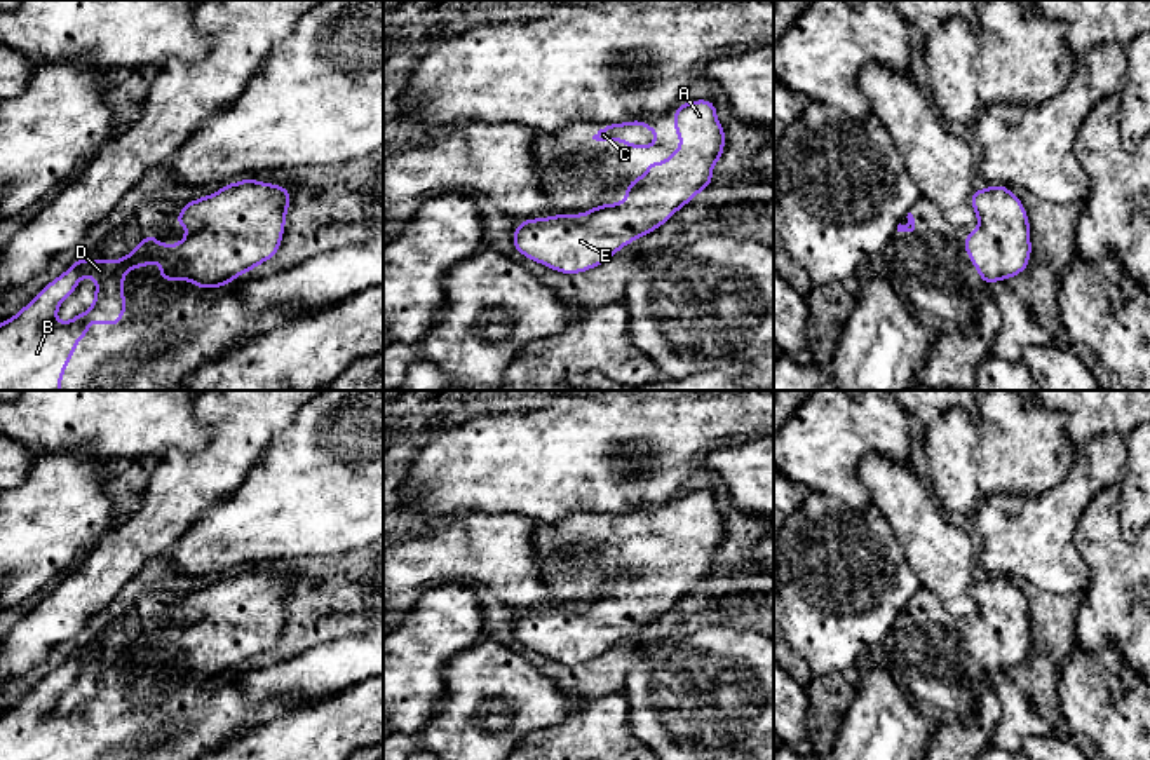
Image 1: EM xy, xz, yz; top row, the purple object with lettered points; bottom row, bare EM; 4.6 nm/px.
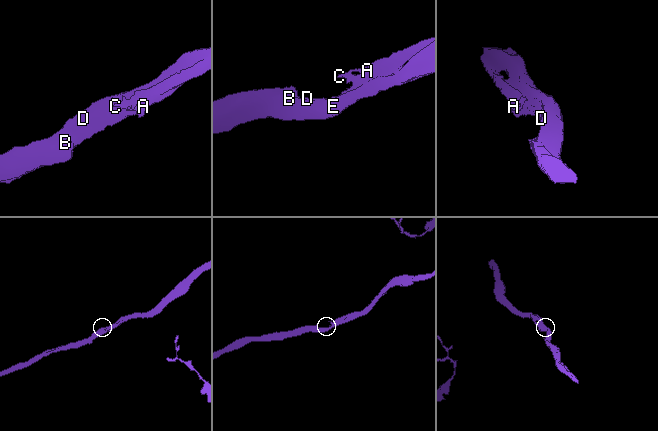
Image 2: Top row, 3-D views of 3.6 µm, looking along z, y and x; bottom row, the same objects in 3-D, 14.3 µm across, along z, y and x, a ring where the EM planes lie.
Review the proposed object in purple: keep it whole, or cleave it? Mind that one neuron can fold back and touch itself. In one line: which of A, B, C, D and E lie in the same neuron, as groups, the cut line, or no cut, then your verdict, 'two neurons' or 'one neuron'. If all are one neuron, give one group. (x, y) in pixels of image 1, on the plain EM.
groups A B C D E; cut none; one neuron

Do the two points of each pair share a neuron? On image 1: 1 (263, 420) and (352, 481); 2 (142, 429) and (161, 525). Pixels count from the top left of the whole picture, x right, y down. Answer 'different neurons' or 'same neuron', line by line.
1: different neurons
2: different neurons

